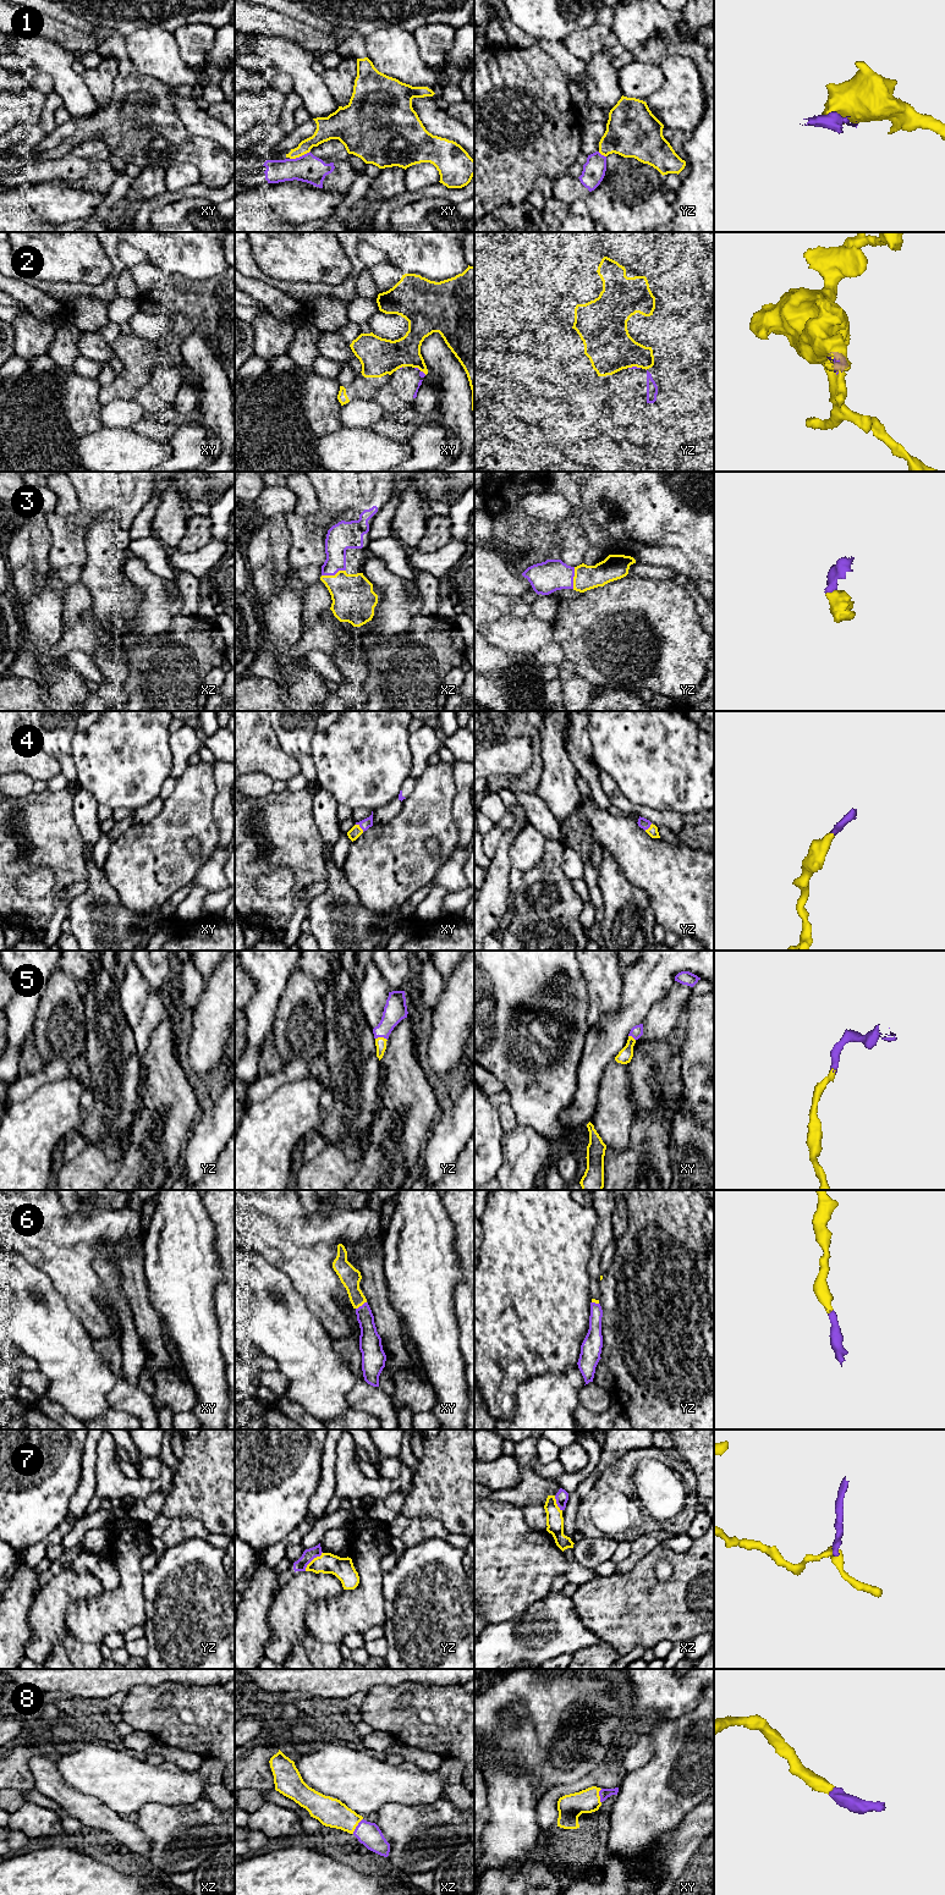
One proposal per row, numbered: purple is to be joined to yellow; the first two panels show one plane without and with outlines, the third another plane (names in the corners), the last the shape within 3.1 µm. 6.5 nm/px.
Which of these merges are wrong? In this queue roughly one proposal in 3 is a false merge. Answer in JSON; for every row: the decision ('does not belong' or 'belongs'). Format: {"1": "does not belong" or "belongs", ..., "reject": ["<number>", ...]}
{"1": "does not belong", "2": "does not belong", "3": "belongs", "4": "belongs", "5": "belongs", "6": "belongs", "7": "does not belong", "8": "belongs", "reject": ["1", "2", "7"]}

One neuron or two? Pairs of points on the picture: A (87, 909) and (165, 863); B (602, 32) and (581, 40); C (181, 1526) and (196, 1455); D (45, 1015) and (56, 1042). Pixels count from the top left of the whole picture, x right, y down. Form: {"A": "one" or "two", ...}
{"A": "two", "B": "one", "C": "two", "D": "one"}

